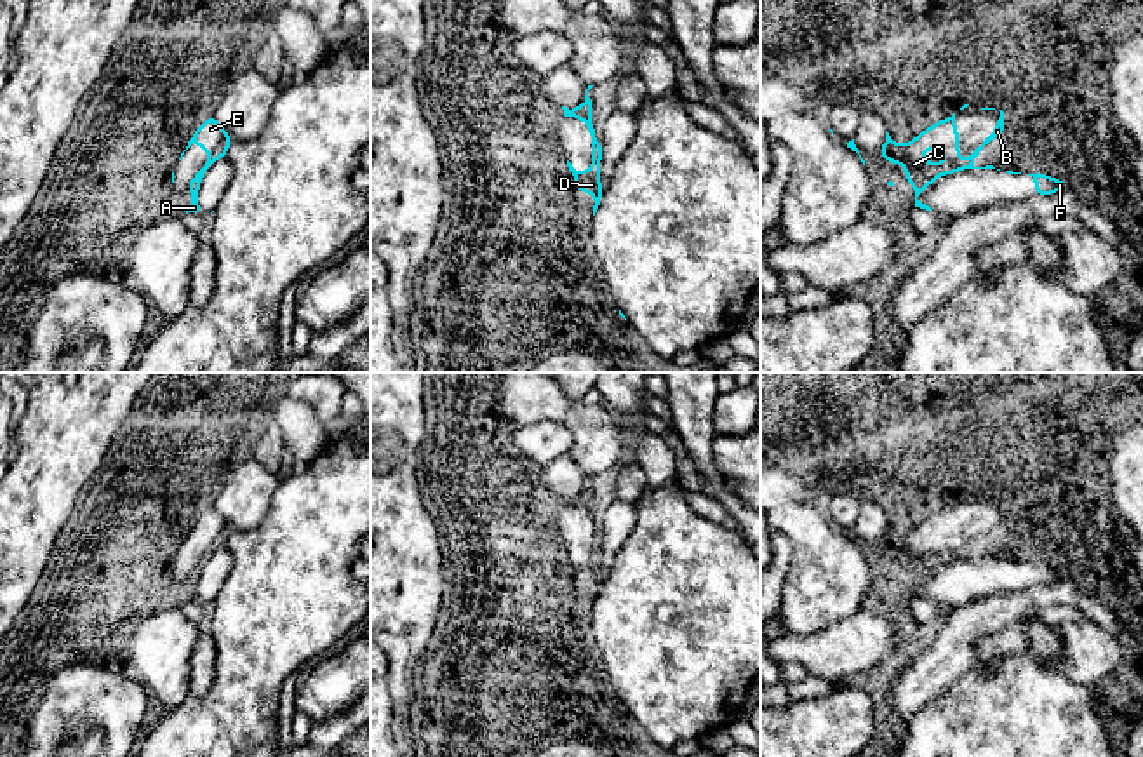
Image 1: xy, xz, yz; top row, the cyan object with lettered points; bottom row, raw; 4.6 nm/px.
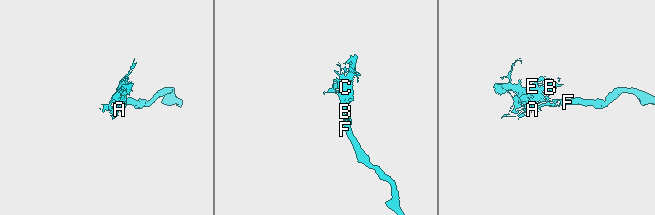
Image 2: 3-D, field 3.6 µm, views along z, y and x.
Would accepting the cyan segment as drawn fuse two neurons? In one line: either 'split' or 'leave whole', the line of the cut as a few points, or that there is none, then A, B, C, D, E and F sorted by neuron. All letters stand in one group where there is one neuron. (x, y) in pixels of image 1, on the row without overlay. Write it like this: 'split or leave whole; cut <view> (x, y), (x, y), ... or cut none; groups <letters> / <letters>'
leave whole; cut none; groups A B C D E F

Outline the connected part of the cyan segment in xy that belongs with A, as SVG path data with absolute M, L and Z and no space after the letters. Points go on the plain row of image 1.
M211 506L209 510L205 510L191 526L191 529L188 531L186 539L193 534L198 533L204 539L209 541L209 548L204 552L204 555L200 557L200 560L193 566L193 569L186 574L186 578L191 581L191 595L186 600L188 602L198 602L200 595L198 595L198 578L202 573L202 567L205 566L205 562L209 560L209 557L219 548L219 546L226 546L226 541L231 534L230 526L226 524L226 520L223 519L223 515L216 510L216 506Z

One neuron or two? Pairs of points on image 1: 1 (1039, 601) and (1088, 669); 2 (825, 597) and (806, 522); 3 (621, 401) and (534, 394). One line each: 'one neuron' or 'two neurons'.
1: two neurons
2: one neuron
3: two neurons

